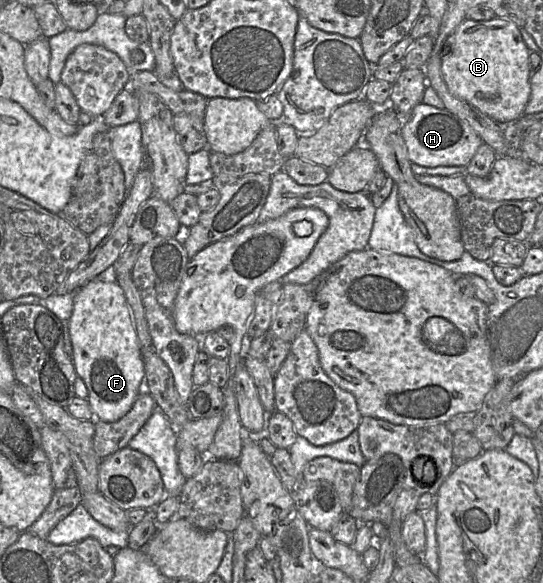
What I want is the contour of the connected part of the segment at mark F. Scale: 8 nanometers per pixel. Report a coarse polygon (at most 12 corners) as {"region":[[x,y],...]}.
{"region":[[121,286],[75,291],[68,325],[91,421],[118,421],[145,364]]}

